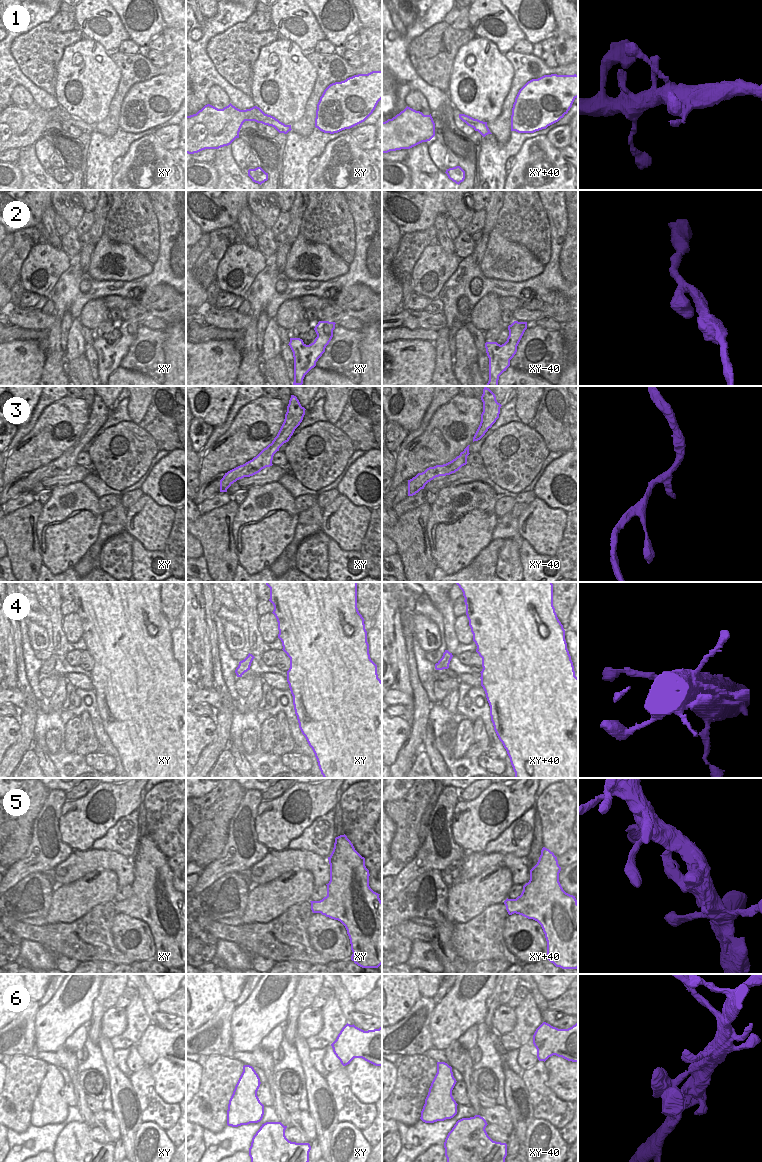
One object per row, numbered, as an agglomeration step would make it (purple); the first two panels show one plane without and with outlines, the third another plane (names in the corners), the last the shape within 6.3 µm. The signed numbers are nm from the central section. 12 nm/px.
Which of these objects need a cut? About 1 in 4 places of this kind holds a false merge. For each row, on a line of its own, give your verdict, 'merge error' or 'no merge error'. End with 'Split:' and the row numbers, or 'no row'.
1: no merge error
2: no merge error
3: no merge error
4: no merge error
5: merge error
6: no merge error
Split: 5

